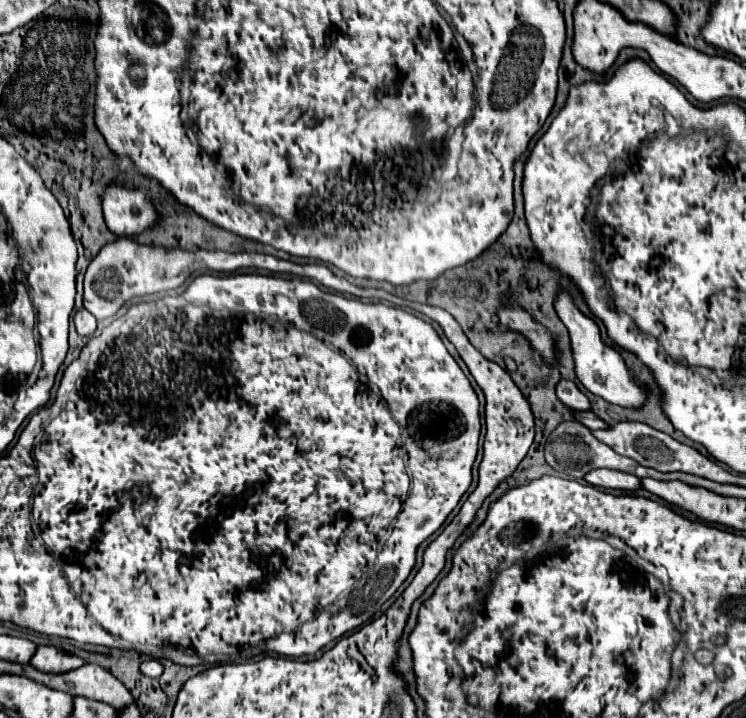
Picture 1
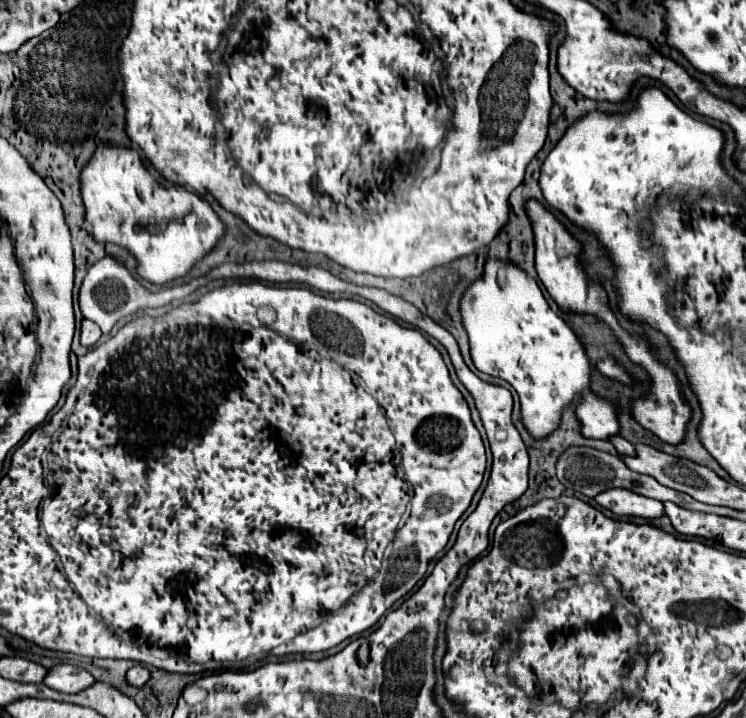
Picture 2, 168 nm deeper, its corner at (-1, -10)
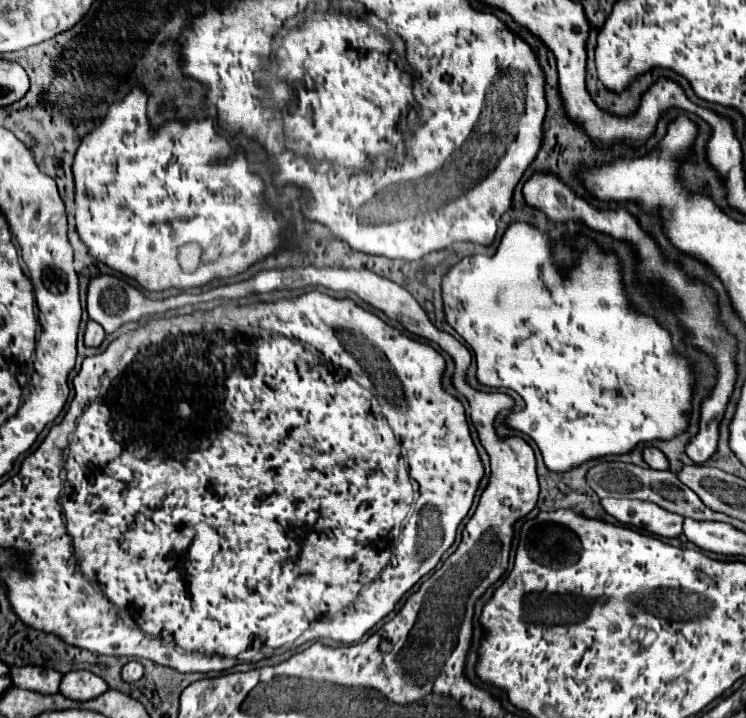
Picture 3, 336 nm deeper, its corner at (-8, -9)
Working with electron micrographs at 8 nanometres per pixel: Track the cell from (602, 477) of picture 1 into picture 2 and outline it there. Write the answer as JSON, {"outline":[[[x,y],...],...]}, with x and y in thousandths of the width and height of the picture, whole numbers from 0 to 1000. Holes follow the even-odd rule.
{"outline":[[[822,681],[822,684],[808,684],[798,692],[798,698],[808,706],[816,709],[824,717],[832,720],[859,720],[859,723],[881,723],[889,720],[891,709],[889,701],[854,689],[840,681]]]}

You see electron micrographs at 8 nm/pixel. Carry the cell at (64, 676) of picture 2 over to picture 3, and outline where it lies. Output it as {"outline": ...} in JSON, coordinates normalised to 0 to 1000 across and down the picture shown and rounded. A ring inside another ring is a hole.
{"outline":[[[97,933],[80,950],[80,964],[97,975],[123,975],[139,961],[145,961],[145,953],[118,933]]]}

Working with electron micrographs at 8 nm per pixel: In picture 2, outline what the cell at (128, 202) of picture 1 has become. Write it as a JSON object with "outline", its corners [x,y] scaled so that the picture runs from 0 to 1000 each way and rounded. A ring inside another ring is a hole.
{"outline":[[[135,199],[125,213],[119,227],[109,238],[109,277],[114,286],[114,313],[119,327],[130,338],[154,338],[178,352],[184,364],[184,380],[200,394],[218,397],[232,389],[245,386],[259,375],[259,369],[283,352],[288,341],[302,327],[304,316],[294,299],[283,291],[280,280],[261,277],[261,269],[245,260],[218,260],[208,247],[194,235],[186,213],[173,205],[157,205],[149,199]]]}

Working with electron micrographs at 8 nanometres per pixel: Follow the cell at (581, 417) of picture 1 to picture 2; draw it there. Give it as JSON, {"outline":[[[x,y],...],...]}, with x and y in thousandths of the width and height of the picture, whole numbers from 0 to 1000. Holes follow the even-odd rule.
{"outline":[[[822,609],[819,617],[822,617],[824,625],[830,628],[830,634],[851,634],[851,620],[846,620],[840,611],[835,611],[835,609]]]}

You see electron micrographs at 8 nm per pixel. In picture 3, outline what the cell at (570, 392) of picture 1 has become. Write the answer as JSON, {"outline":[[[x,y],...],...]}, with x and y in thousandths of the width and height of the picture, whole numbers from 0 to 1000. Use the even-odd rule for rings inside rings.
{"outline":[[[686,309],[681,315],[681,320],[676,323],[673,337],[670,337],[668,348],[662,351],[662,357],[622,359],[619,365],[614,365],[609,373],[601,376],[601,382],[595,384],[595,393],[592,393],[598,446],[633,482],[633,487],[638,493],[638,504],[641,504],[641,529],[649,538],[692,543],[702,554],[705,568],[700,574],[684,577],[678,582],[678,591],[689,599],[708,604],[721,618],[735,655],[743,655],[743,657],[759,657],[767,649],[775,649],[775,646],[780,646],[791,638],[804,638],[804,635],[815,635],[815,632],[839,632],[847,624],[853,624],[855,618],[874,616],[874,613],[882,613],[882,610],[885,613],[903,610],[906,604],[912,604],[922,593],[928,529],[930,529],[930,524],[922,513],[922,504],[914,496],[903,493],[898,465],[890,457],[885,457],[877,443],[858,437],[853,432],[845,432],[839,412],[836,412],[836,396],[834,396],[834,387],[831,387],[826,359],[807,354],[786,331],[769,334],[769,343],[775,343],[775,348],[780,348],[777,368],[764,382],[756,384],[756,382],[748,379],[745,368],[737,359],[735,334],[729,334],[729,329],[718,318],[713,318],[702,309]]]}

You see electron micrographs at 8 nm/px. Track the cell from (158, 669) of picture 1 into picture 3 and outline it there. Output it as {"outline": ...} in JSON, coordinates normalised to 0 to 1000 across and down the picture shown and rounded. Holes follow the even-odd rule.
{"outline":[[[172,922],[166,930],[164,930],[164,947],[166,950],[182,950],[193,942],[193,928],[188,922]]]}

